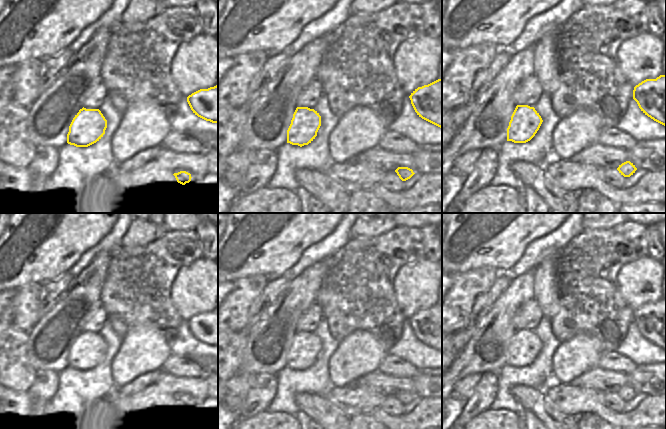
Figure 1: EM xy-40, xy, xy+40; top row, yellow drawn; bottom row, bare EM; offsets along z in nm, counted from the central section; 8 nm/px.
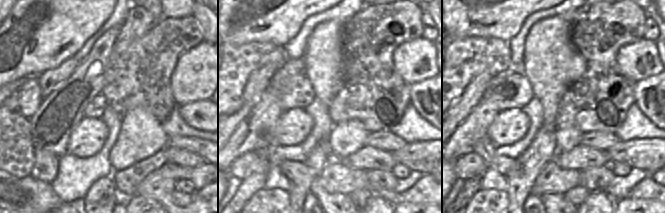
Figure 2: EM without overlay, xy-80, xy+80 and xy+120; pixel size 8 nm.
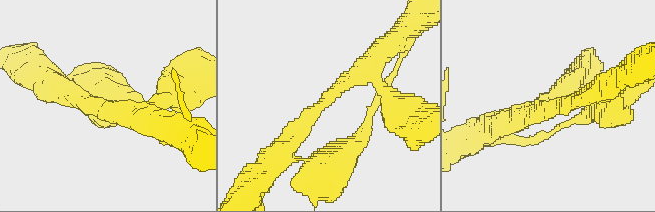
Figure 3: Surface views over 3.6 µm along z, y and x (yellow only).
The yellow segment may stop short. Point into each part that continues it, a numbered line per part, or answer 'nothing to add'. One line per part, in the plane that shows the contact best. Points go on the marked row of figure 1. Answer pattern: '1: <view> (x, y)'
1: xy-40 (50, 116)

